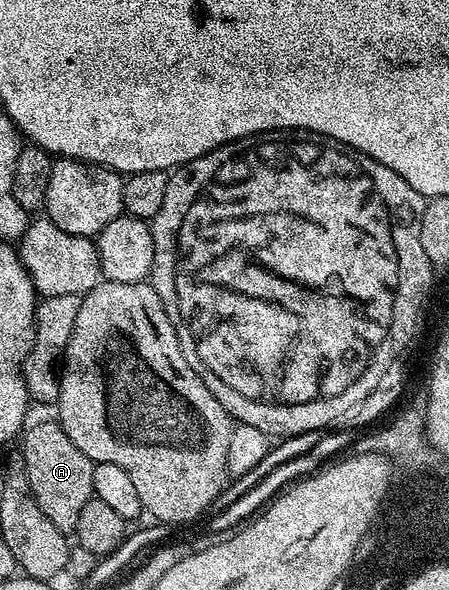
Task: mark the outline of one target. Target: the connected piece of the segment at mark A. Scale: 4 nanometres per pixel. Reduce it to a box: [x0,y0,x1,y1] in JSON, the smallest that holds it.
[19,419,94,534]

